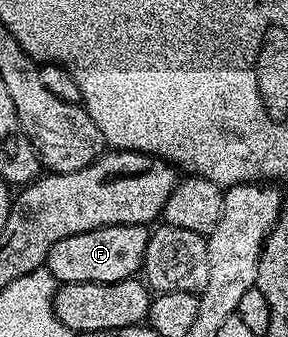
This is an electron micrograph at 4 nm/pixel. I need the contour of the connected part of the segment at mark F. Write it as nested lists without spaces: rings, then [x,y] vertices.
[[[103,226],[78,236],[66,236],[50,248],[46,269],[56,275],[57,283],[121,282],[135,275],[144,265],[146,230],[143,226]]]

